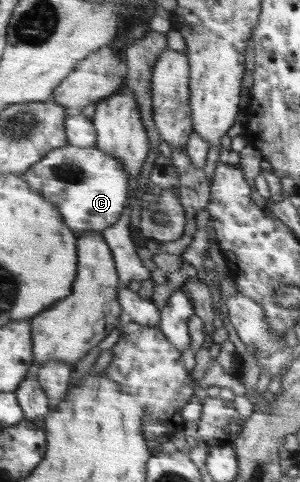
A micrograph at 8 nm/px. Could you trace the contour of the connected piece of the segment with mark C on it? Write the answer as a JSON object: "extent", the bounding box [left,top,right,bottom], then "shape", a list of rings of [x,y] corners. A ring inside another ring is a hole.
{"extent":[22,144,132,237],"shape":[[[66,144],[59,149],[54,149],[42,161],[36,162],[30,169],[22,173],[28,184],[36,189],[47,201],[60,210],[64,222],[72,229],[72,234],[77,237],[83,232],[104,232],[104,229],[113,226],[122,216],[124,206],[131,201],[132,184],[123,167],[123,164],[106,151],[98,147],[80,148]]]}

